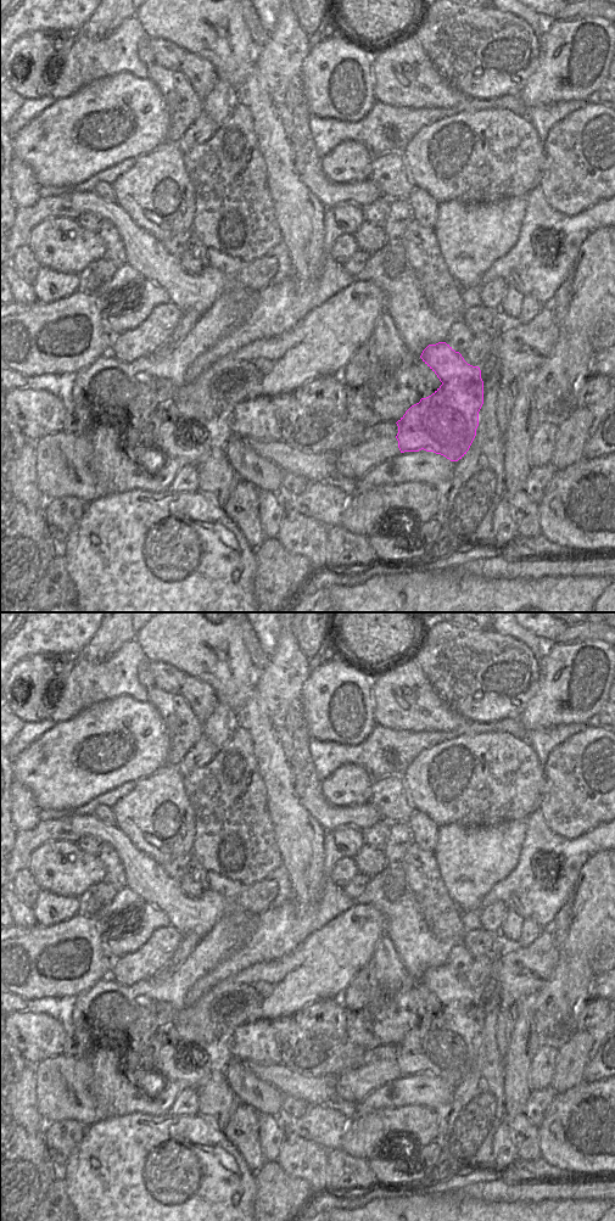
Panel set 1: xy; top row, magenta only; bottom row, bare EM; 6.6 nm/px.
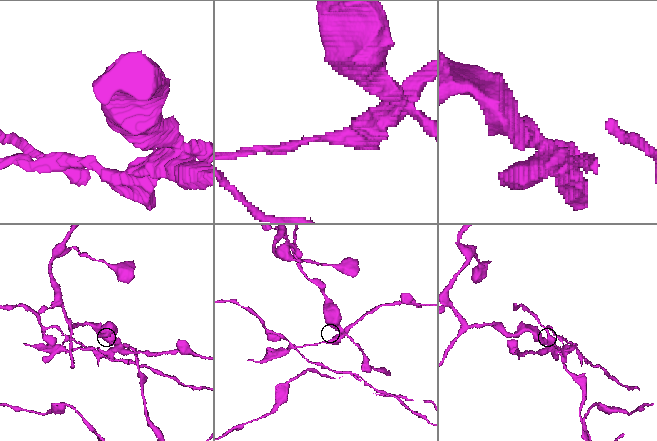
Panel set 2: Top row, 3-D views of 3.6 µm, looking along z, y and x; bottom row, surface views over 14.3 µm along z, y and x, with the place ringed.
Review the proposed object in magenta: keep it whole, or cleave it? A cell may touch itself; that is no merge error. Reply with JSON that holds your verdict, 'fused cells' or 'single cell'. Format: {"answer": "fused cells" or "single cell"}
{"answer": "fused cells"}

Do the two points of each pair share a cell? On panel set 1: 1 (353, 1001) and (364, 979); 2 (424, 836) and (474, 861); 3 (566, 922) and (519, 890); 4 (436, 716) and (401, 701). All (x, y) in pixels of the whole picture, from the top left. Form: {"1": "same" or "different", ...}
{"1": "same", "2": "different", "3": "different", "4": "same"}

